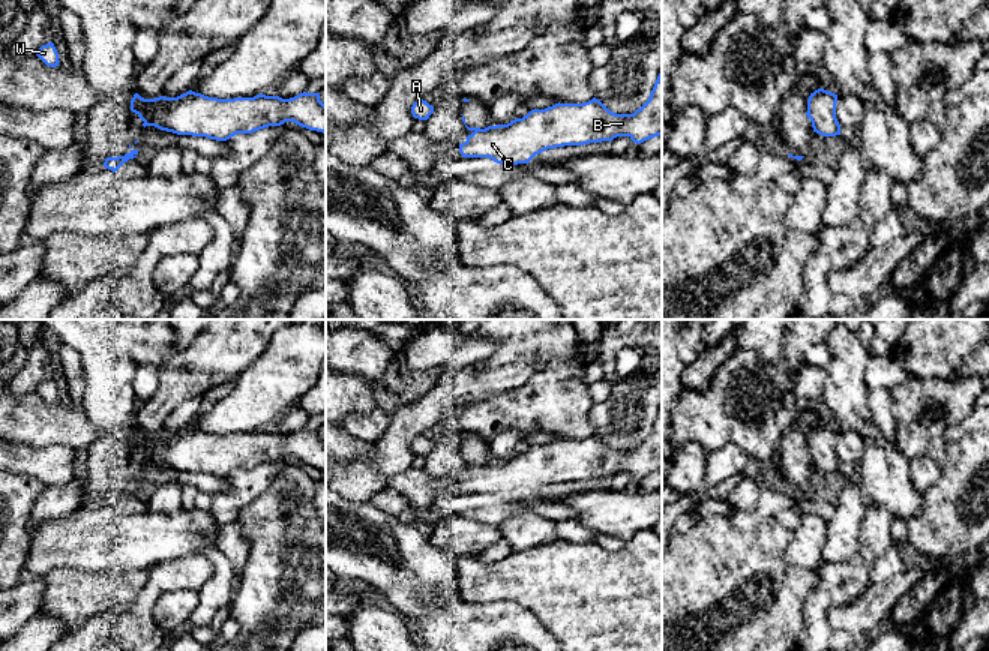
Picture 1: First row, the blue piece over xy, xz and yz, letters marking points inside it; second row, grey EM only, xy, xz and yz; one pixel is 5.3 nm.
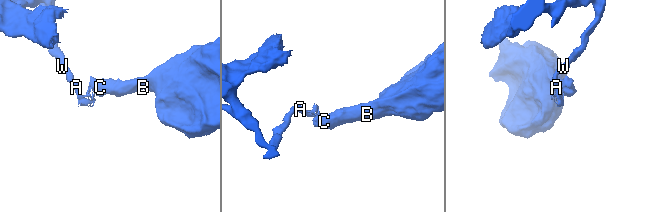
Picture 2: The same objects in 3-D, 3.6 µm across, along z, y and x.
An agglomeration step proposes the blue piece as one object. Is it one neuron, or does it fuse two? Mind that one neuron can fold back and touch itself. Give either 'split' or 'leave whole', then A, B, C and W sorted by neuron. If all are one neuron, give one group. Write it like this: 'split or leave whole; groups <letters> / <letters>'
split; groups A W / B C

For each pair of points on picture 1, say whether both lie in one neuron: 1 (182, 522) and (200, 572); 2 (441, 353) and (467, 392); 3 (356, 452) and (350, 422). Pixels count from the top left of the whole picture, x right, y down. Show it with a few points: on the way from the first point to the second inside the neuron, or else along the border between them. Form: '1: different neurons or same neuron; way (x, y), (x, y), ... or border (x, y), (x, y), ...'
1: different neurons; border (200, 554), (159, 563)
2: different neurons; border (470, 365), (447, 371)
3: different neurons; border (341, 425), (351, 435), (372, 444)

